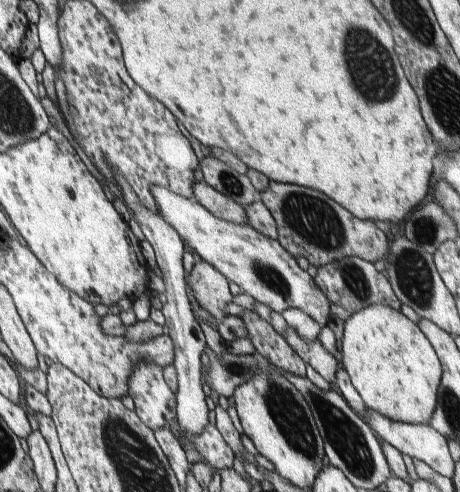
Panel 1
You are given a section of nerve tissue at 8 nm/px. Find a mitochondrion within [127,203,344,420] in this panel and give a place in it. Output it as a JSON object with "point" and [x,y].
{"point":[270,277]}

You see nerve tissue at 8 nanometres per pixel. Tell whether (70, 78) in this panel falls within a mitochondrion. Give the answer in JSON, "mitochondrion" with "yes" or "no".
{"mitochondrion":"no"}

